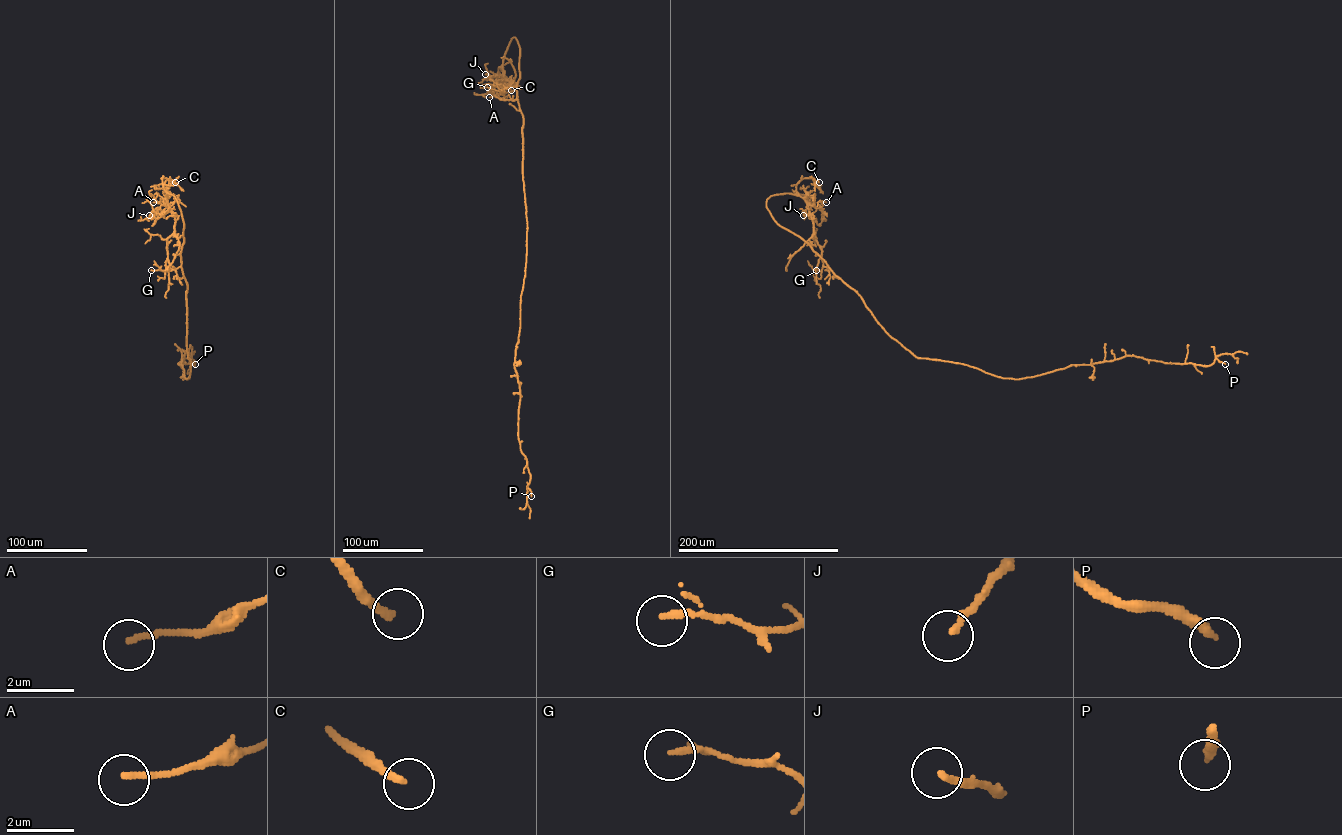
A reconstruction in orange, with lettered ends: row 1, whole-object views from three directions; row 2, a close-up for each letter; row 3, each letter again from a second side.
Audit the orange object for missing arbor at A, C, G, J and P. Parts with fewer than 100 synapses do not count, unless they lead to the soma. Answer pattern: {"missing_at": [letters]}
{"missing_at": ["C"]}

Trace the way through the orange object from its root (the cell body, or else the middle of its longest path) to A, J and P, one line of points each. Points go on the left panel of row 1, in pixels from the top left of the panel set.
A: (187, 349), (187, 283), (180, 255), (184, 223), (173, 195), (167, 194), (168, 207), (164, 201), (153, 202)
J: (187, 349), (187, 283), (181, 267), (184, 223), (181, 211), (174, 196), (167, 193), (169, 208), (149, 215)
P: (187, 349), (191, 363), (186, 379), (178, 363), (184, 355), (183, 363), (194, 366), (191, 358), (195, 364)

